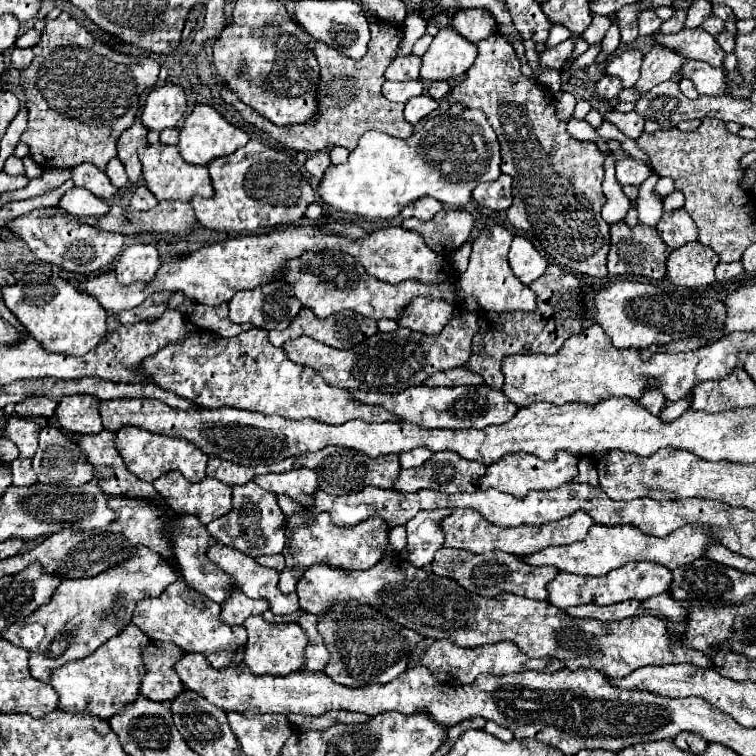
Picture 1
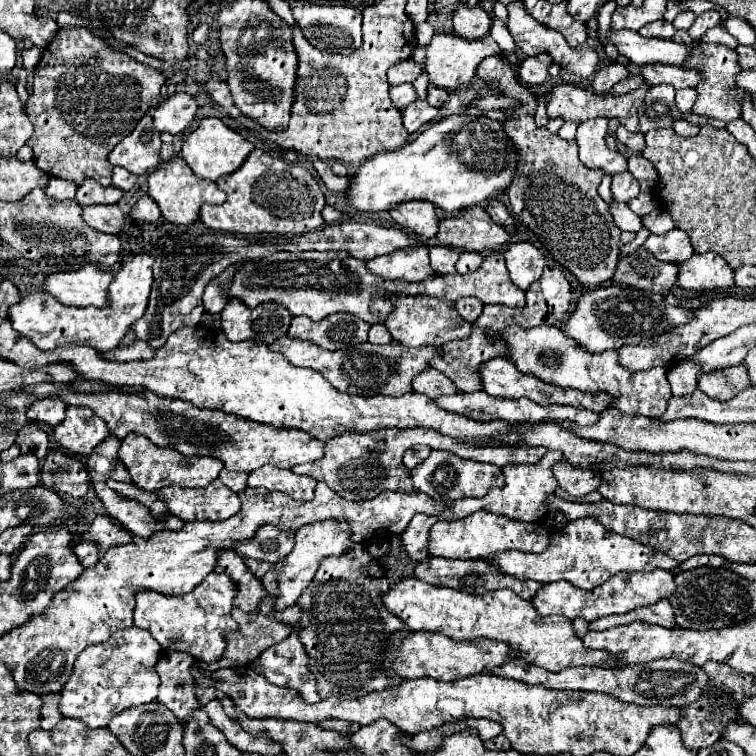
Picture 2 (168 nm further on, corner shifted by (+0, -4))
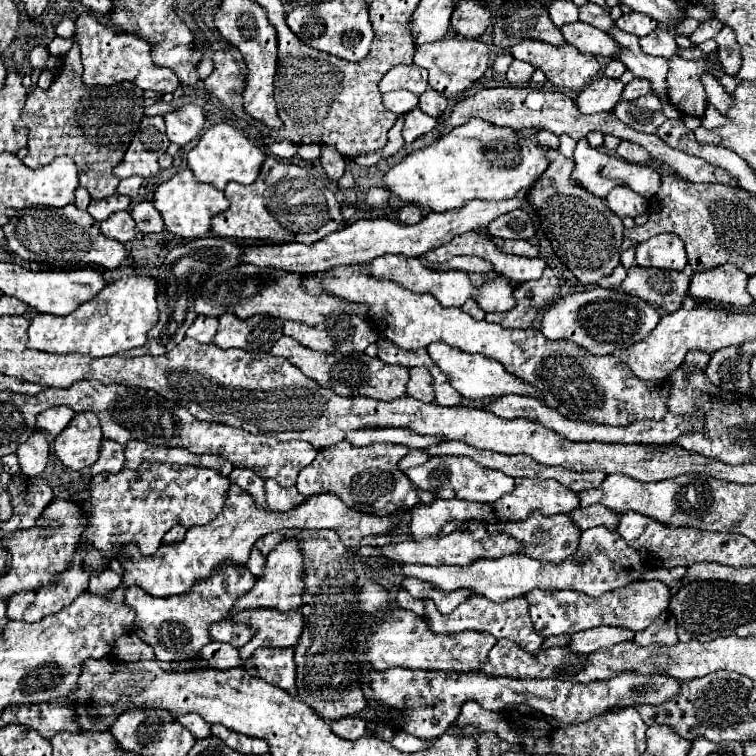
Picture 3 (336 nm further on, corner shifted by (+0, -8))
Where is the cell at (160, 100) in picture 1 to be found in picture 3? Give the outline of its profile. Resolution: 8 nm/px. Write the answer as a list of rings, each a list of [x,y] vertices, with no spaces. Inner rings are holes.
[[[195,104],[181,106],[173,114],[165,116],[167,124],[167,138],[179,146],[189,144],[205,126],[205,116],[203,110]]]

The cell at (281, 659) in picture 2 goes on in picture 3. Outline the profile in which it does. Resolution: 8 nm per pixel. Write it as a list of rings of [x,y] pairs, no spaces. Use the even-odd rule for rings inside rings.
[[[271,646],[257,648],[245,660],[243,668],[247,670],[247,674],[257,676],[273,686],[279,686],[291,696],[297,696],[293,648],[271,648]]]

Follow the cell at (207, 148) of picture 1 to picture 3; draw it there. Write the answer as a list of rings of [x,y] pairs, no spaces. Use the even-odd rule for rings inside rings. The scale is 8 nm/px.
[[[217,124],[213,128],[209,128],[187,156],[187,164],[189,164],[191,172],[195,174],[195,178],[199,182],[211,184],[219,190],[225,190],[227,182],[239,182],[239,184],[255,182],[263,162],[265,162],[263,150],[229,124]]]

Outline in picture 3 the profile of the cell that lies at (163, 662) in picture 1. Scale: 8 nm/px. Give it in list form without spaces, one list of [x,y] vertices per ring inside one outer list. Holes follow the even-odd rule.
[[[185,714],[179,716],[177,722],[181,726],[185,726],[195,738],[209,738],[211,736],[211,726],[207,722],[203,722],[203,718],[199,718],[199,714]]]

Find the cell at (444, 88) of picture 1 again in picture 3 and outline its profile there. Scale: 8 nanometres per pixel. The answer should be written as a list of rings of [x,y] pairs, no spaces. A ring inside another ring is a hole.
[[[427,88],[421,96],[419,96],[419,108],[433,116],[433,118],[439,118],[439,114],[443,114],[447,110],[447,100],[443,94],[435,92],[433,88]]]

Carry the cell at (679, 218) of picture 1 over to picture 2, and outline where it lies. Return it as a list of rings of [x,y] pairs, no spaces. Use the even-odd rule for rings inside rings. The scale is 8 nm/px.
[[[673,228],[667,234],[651,234],[643,244],[655,258],[679,264],[693,254],[691,240],[687,232]]]

